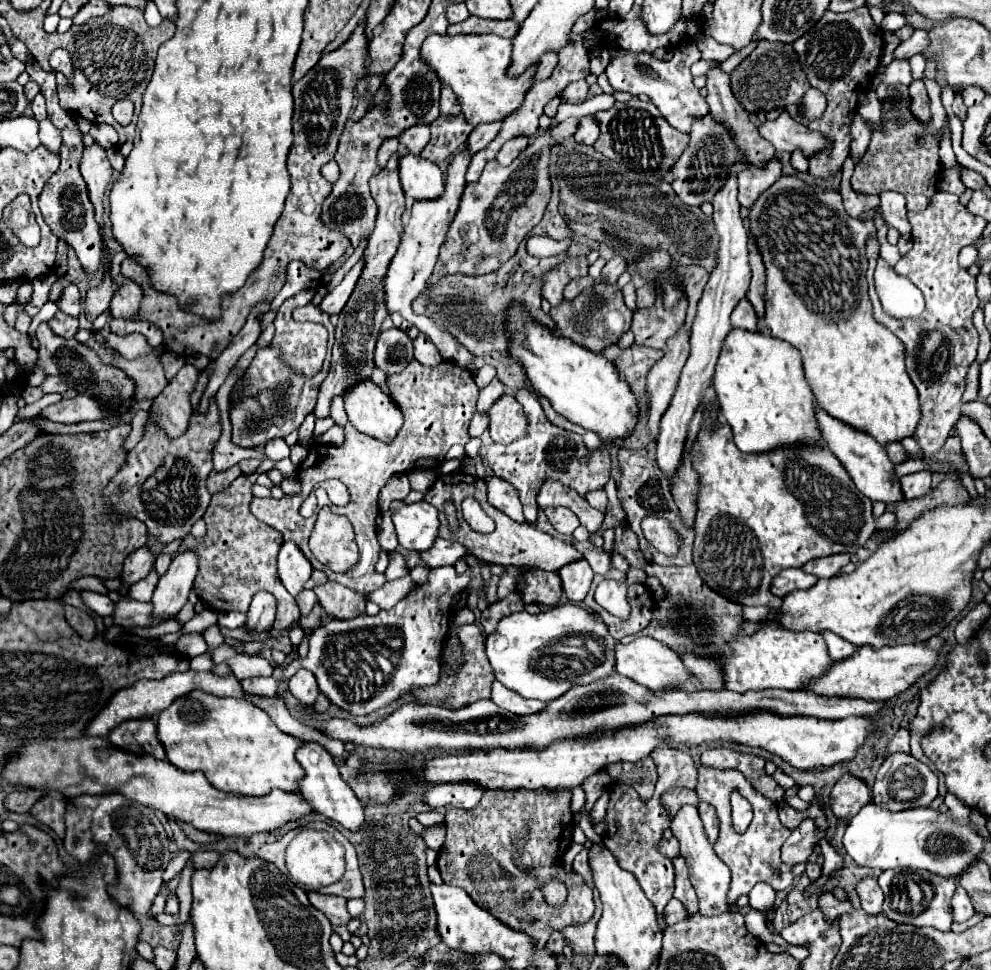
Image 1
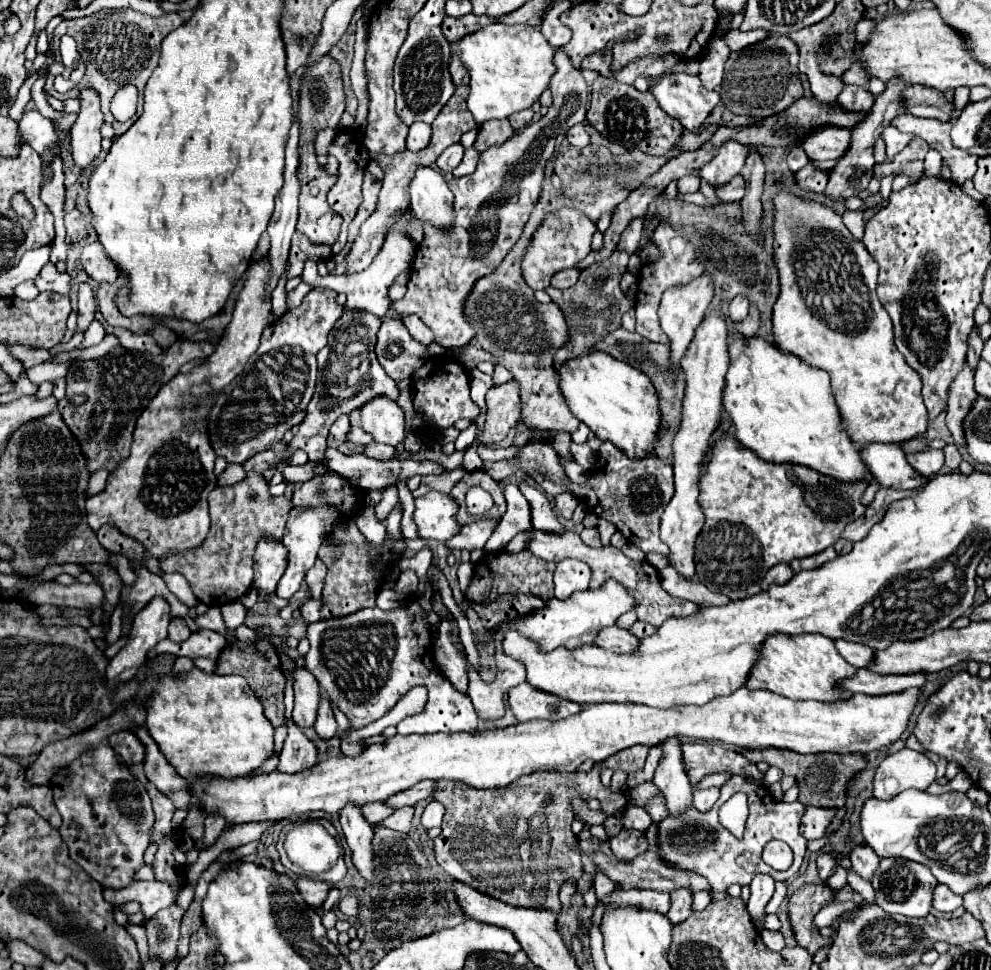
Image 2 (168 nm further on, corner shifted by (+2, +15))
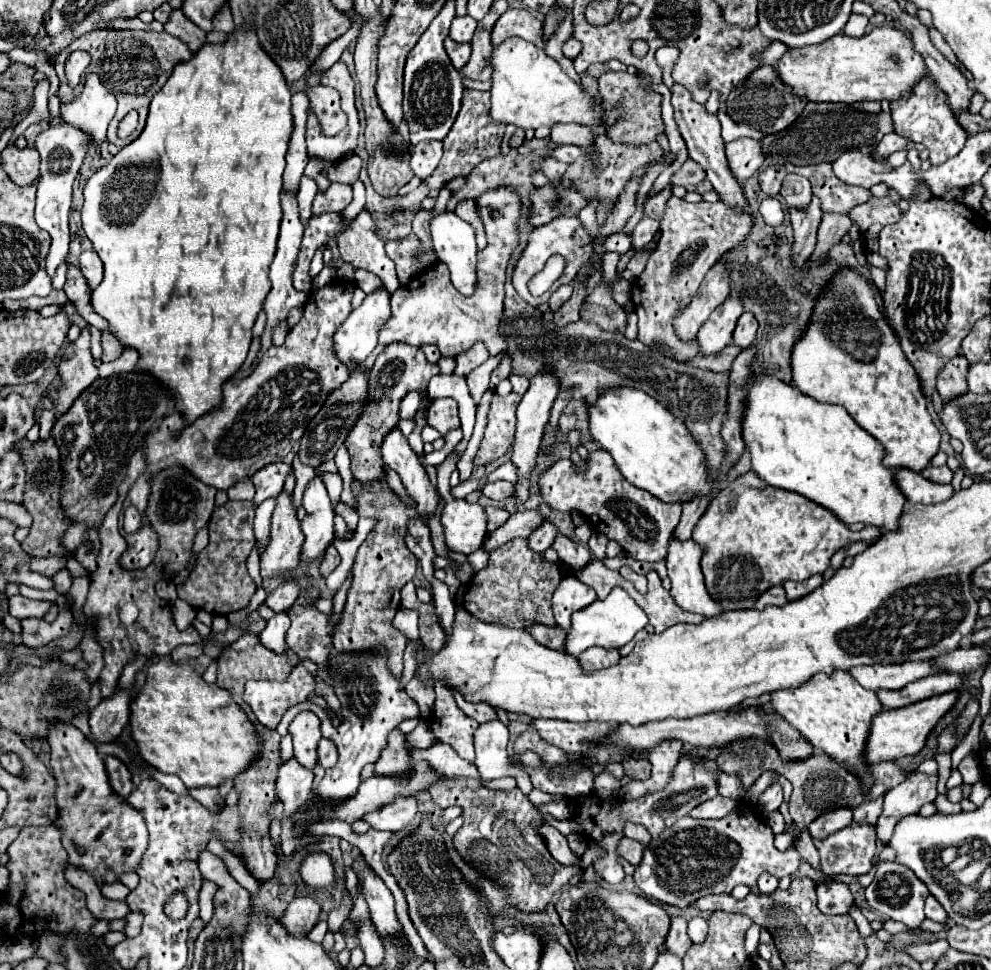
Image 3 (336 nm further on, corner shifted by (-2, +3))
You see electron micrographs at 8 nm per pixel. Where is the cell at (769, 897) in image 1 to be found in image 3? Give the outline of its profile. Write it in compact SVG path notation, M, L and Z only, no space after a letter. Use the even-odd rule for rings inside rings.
M764 872L760 878L758 878L758 890L762 892L762 894L768 894L768 892L774 892L776 888L778 888L778 878L776 876L772 876L772 874L768 874L768 872Z

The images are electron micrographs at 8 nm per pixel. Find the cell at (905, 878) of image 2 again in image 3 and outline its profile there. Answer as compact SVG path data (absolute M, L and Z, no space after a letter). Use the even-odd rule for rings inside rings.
M878 862L876 876L872 884L866 888L866 902L876 912L906 924L908 928L918 928L924 920L924 900L930 892L926 892L926 884L922 884L910 868L900 862Z

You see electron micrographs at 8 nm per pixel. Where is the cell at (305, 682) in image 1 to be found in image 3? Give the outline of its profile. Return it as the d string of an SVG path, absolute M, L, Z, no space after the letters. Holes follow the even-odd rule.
M300 712L288 726L288 734L294 744L294 758L306 768L314 770L318 764L318 742L320 742L320 720L312 712Z

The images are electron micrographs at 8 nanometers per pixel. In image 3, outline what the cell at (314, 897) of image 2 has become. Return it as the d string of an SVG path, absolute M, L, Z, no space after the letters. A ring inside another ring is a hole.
M298 896L288 904L280 922L288 930L288 934L300 938L306 936L316 926L320 914L322 908L316 900L312 900L310 896Z

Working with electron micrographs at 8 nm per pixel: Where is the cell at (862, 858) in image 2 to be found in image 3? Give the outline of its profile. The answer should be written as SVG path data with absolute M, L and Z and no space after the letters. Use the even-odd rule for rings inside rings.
M852 822L824 840L814 840L820 850L820 864L824 876L868 874L874 866L876 852L876 826Z

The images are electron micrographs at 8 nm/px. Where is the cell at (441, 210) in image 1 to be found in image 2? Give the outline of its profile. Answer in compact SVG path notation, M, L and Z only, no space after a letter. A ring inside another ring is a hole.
M406 210L402 214L402 218L394 224L394 228L386 234L386 240L384 240L384 246L382 250L376 254L376 258L372 260L372 264L354 274L354 276L345 276L345 275L327 275L327 276L318 276L316 272L316 262L306 262L304 266L304 272L302 272L302 282L306 282L313 286L314 288L326 287L334 289L337 292L346 292L348 300L346 300L346 306L348 308L356 308L356 310L368 310L368 312L374 312L376 316L384 318L386 312L388 312L388 304L390 304L390 298L388 298L388 288L390 284L402 274L402 272L410 272L410 264L414 262L414 254L416 254L416 242L412 238L406 236L406 228L416 222L418 218L414 216L412 210Z

